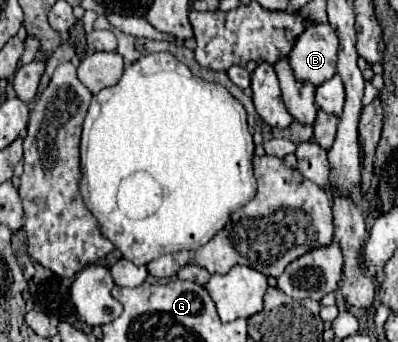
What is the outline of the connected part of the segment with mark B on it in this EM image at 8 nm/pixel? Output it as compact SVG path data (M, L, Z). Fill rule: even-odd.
M328 23L308 27L308 31L300 35L300 39L288 55L288 63L294 71L296 81L312 83L314 87L334 77L336 61L338 37L332 31L332 27L328 27Z

